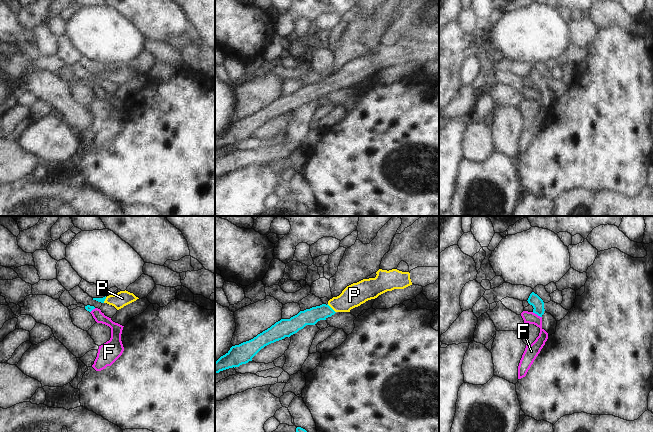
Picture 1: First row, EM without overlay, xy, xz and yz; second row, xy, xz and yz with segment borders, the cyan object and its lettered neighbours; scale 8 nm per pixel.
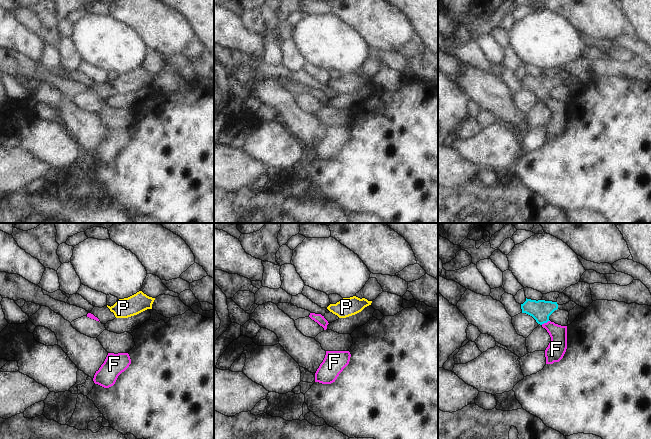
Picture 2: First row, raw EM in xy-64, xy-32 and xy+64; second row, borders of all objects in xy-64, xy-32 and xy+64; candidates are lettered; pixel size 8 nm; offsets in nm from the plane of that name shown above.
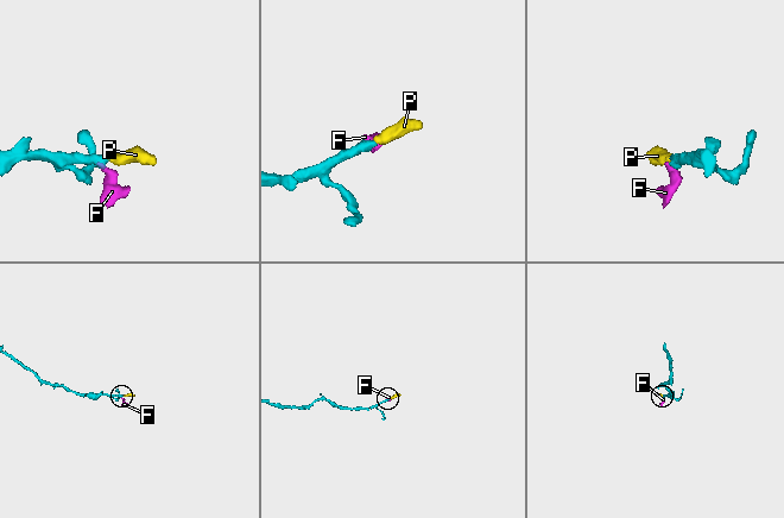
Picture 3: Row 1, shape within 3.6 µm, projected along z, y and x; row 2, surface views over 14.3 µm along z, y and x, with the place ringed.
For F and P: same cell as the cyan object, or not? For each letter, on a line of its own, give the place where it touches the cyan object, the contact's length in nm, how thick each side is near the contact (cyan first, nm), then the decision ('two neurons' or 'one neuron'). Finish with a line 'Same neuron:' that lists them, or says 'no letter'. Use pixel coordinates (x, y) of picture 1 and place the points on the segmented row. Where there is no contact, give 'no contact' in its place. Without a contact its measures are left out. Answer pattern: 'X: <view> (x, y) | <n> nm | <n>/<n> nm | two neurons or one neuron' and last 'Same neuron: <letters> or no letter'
F: yz (537, 314) | 90 nm | 90/100 nm | two neurons
P: xz (331, 308) | 100 nm | 130/180 nm | one neuron
Same neuron: P

